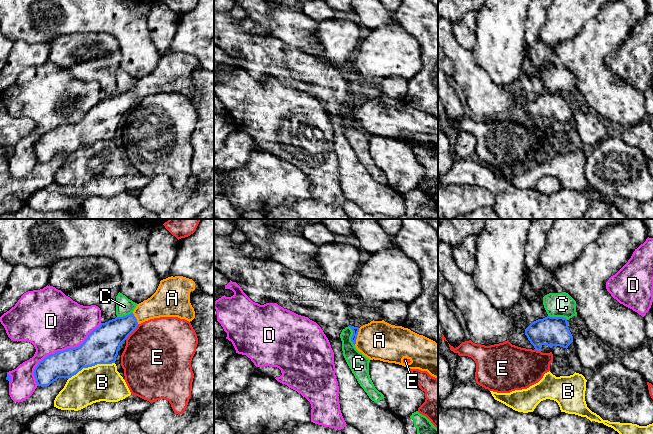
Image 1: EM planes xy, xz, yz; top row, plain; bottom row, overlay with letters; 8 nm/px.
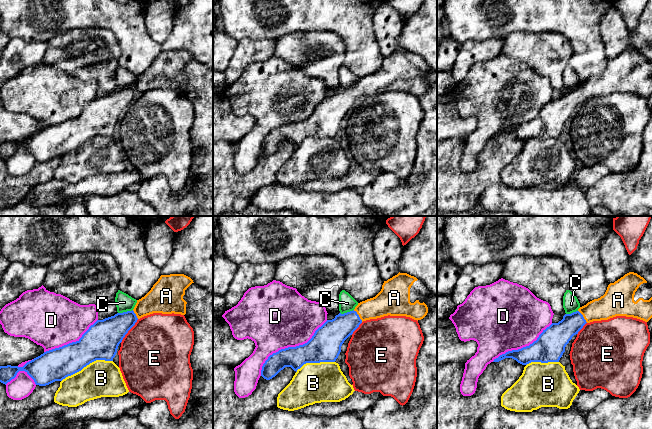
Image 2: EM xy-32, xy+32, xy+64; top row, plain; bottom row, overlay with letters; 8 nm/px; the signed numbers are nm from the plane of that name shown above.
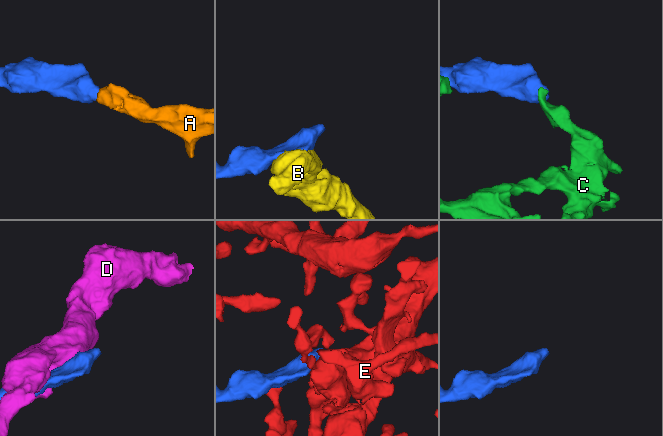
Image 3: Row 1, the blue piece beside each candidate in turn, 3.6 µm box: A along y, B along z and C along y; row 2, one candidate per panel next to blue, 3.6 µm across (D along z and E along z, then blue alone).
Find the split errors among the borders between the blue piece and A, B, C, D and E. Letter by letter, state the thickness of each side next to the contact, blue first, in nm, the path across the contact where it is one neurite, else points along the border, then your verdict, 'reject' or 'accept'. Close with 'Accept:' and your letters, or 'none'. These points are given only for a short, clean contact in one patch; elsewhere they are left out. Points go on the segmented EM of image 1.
A: calibres 50 and 320 nm; way xz (355, 330), (356, 336), (379, 340); accept
B: calibres 280 and 300 nm; reject
C: calibres 50 and 160 nm; border xz (348, 326), (352, 331), (351, 341), (354, 345); reject
D: calibres 220 and 480 nm; reject
E: calibres 260 and 500 nm; reject
Accept: A

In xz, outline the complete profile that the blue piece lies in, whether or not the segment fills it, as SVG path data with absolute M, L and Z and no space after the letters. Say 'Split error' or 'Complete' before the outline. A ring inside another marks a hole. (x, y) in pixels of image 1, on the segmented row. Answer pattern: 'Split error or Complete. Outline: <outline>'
Split error. Outline: M384 320L371 321L360 328L349 325L353 331L351 341L356 349L370 360L395 363L407 369L427 371L438 379L438 343L408 328L391 325Z

